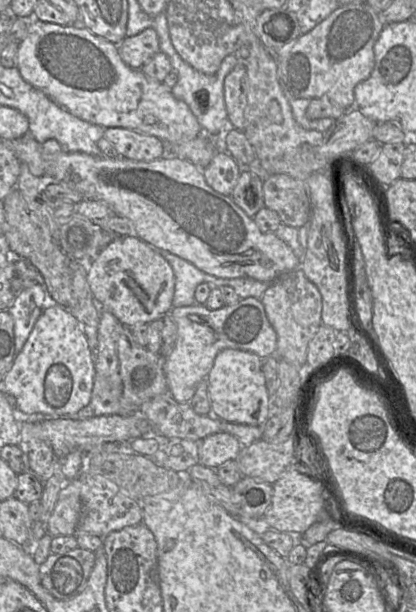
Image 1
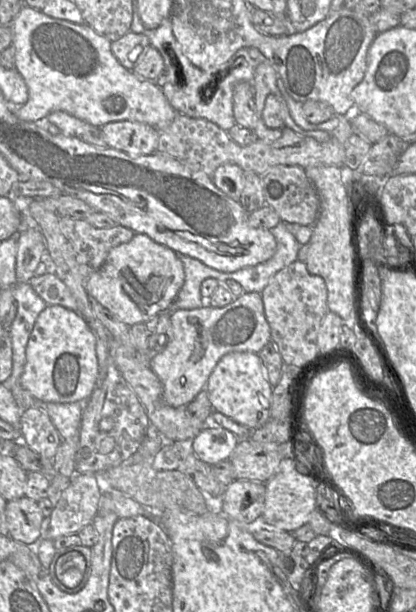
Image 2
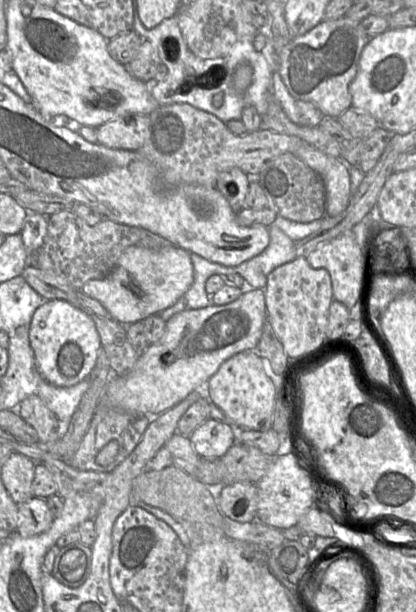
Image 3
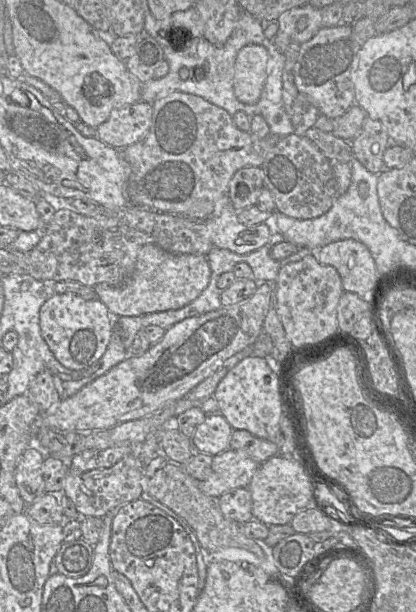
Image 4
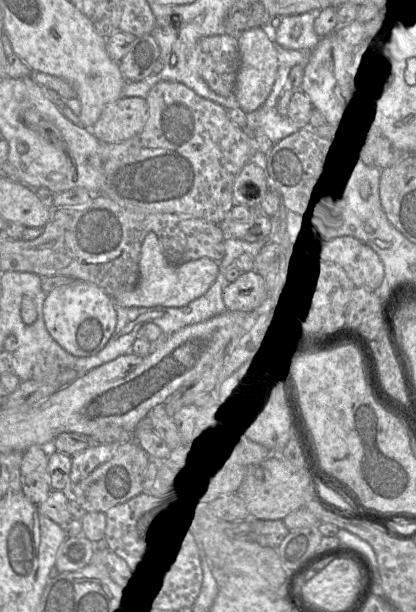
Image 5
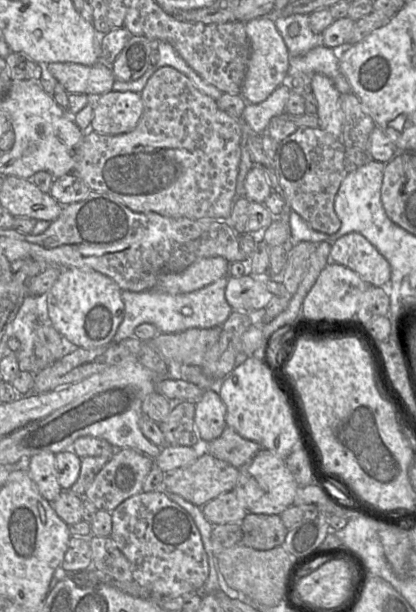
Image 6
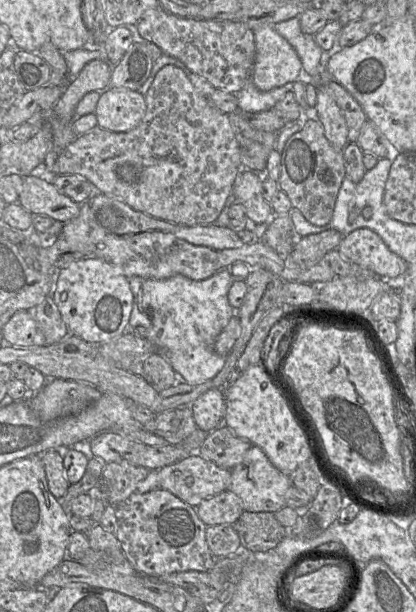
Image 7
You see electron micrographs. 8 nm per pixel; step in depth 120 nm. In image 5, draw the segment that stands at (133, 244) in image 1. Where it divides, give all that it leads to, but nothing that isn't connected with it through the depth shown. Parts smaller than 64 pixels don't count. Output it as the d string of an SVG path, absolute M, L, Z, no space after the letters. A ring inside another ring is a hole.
M154 232L145 236L139 258L139 281L135 288L113 299L123 307L183 307L204 295L217 278L220 267L210 258L199 258L179 265L170 263Z

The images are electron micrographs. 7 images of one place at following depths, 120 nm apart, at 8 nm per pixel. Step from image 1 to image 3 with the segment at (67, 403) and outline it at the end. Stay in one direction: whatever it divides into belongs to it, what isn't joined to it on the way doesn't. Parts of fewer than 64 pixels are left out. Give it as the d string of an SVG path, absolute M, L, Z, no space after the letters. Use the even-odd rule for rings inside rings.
M63 299L46 300L35 311L29 340L39 372L49 383L60 387L74 386L89 378L102 347L92 317L83 309Z

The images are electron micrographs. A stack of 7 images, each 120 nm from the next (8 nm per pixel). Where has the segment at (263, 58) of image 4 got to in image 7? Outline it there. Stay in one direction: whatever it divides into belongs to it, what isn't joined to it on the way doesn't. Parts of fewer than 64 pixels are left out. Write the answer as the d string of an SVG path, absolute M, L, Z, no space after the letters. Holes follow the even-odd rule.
M273 25L261 26L253 31L255 61L251 81L260 91L292 84L304 77L297 52Z

